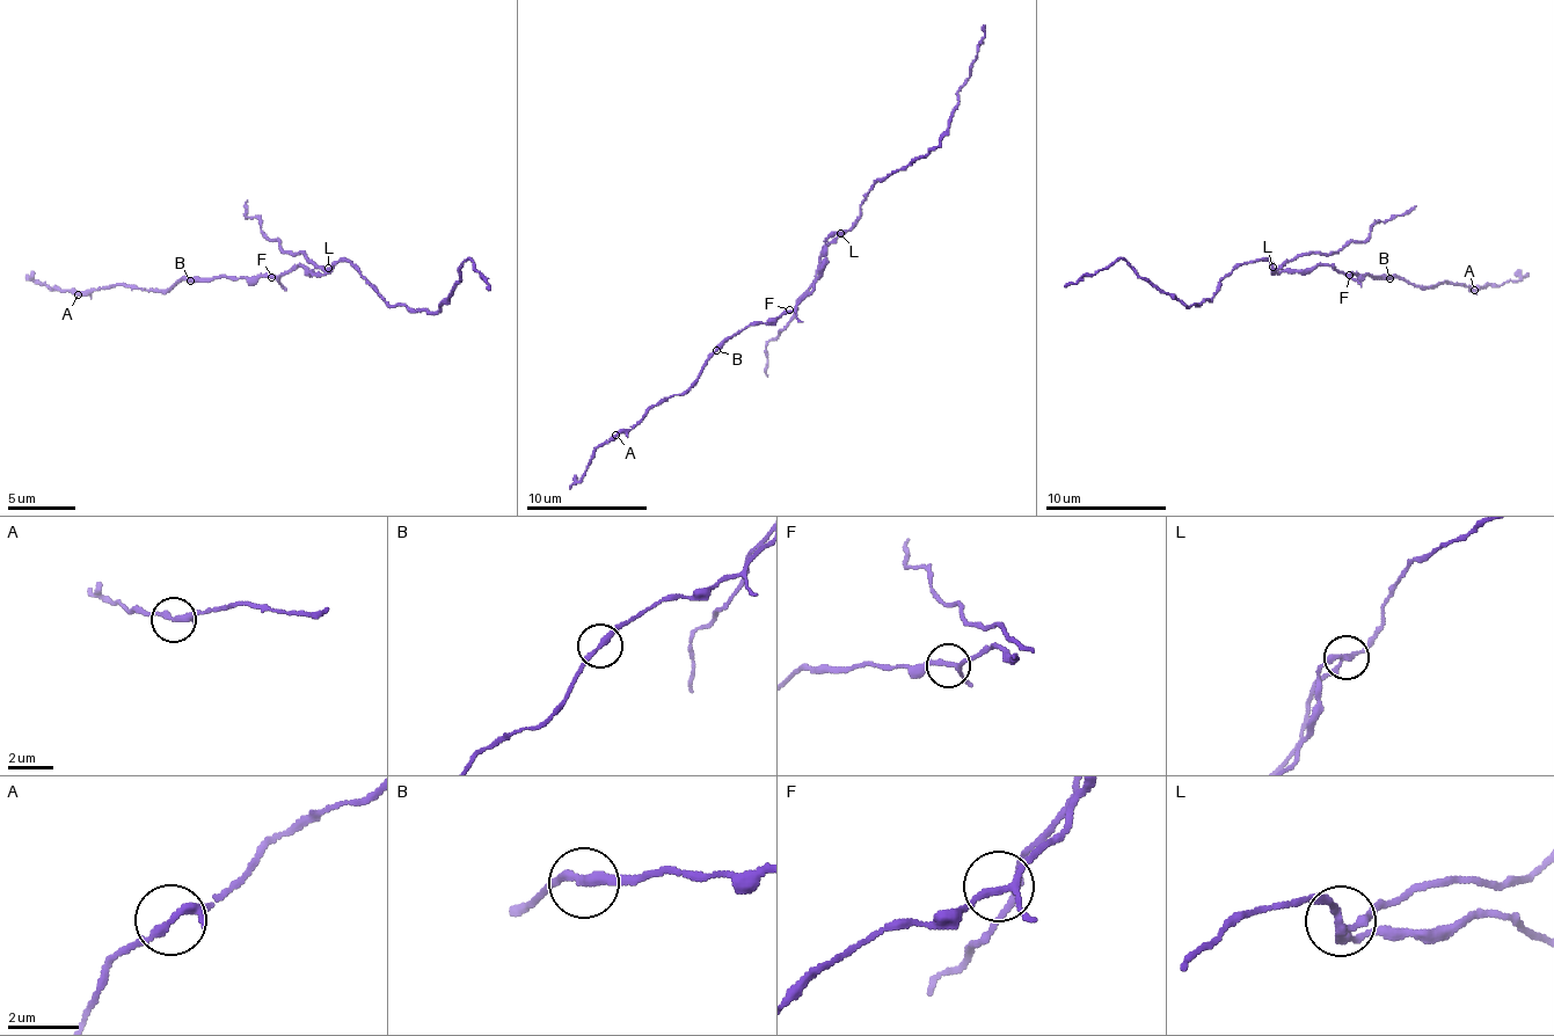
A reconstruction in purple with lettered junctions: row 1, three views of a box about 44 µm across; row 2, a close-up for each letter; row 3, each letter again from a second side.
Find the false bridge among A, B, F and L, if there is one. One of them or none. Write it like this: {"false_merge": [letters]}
{"false_merge": ["L"]}

